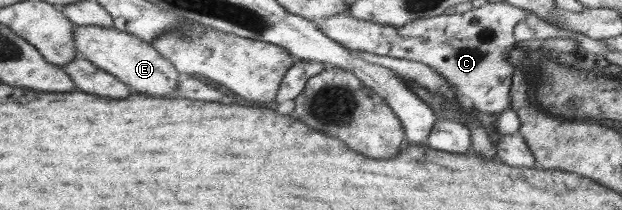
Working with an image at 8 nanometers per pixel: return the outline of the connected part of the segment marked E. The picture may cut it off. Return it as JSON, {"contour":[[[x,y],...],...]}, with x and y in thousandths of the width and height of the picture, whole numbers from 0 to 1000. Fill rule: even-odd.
{"contour":[[[119,124],[119,195],[129,271],[201,395],[212,433],[241,462],[281,462],[291,348],[248,219],[211,157],[182,129]]]}

